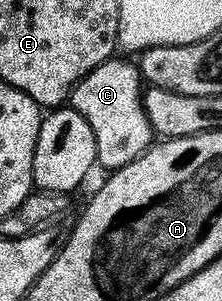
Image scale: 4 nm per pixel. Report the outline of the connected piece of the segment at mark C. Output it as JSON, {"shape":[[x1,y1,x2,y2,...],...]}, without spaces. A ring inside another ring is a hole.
{"shape":[[111,58,105,60,96,70,83,76,79,84,70,93,69,107,79,112,92,126,99,165,113,170,132,162,141,152,145,152,155,139,156,133,150,127,148,118,142,109,144,81,138,71,137,63]]}

